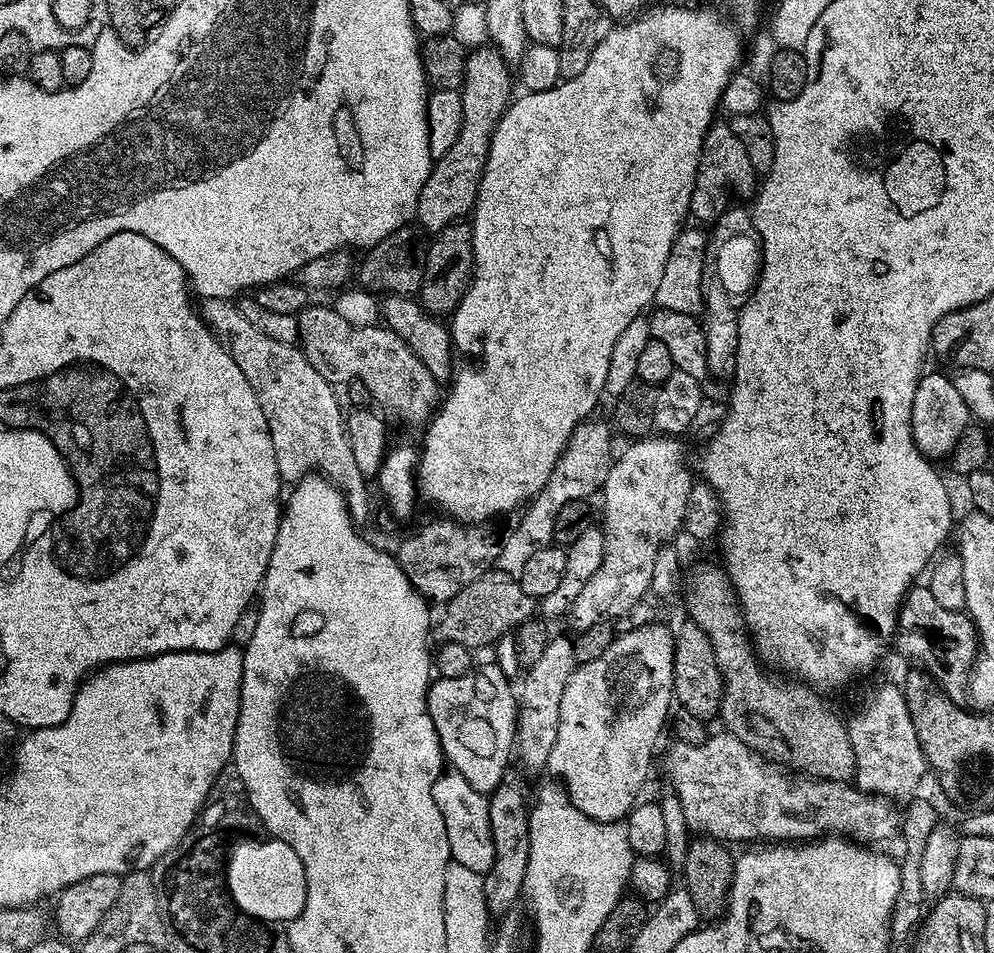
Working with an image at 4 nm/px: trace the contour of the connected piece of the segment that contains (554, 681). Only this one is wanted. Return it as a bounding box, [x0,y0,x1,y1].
[514,634,577,773]

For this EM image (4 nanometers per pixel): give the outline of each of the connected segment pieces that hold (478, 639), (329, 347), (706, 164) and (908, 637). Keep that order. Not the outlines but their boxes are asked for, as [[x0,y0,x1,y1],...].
[[434,570,538,650],[298,304,442,428],[690,122,758,222],[894,587,978,698]]

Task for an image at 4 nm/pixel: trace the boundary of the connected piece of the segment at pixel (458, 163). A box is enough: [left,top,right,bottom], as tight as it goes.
[415,46,514,234]

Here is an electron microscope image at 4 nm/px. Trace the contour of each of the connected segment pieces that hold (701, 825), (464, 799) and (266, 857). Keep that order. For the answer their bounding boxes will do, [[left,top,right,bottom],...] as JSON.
[[664,730,902,842],[434,770,494,874],[226,838,306,922]]

